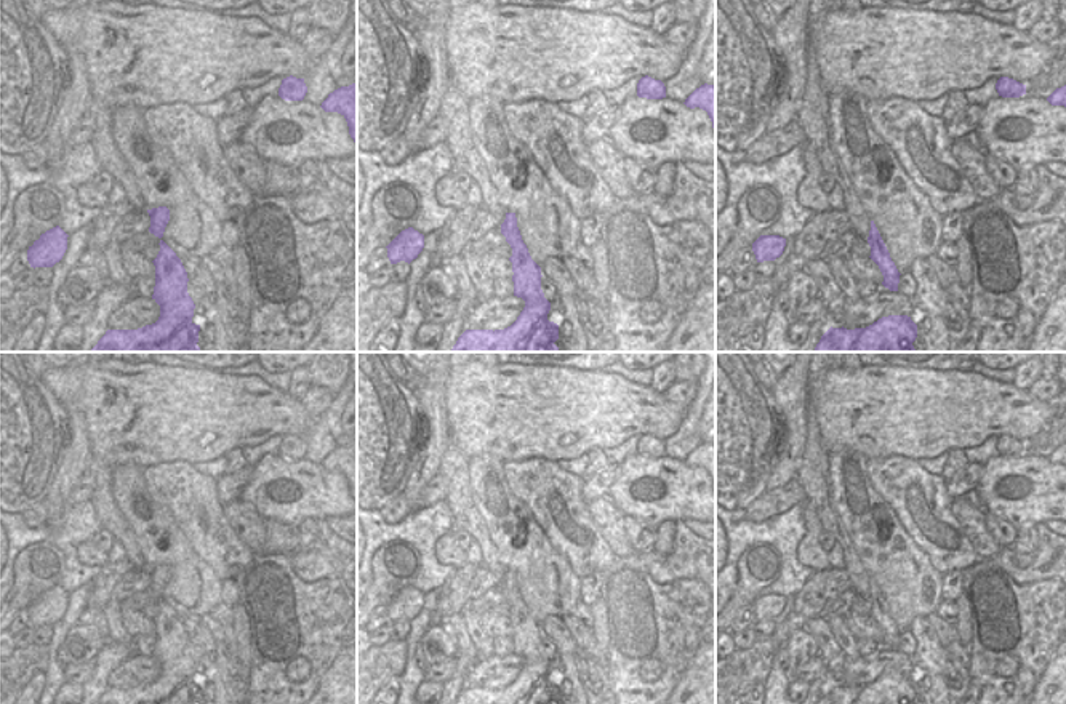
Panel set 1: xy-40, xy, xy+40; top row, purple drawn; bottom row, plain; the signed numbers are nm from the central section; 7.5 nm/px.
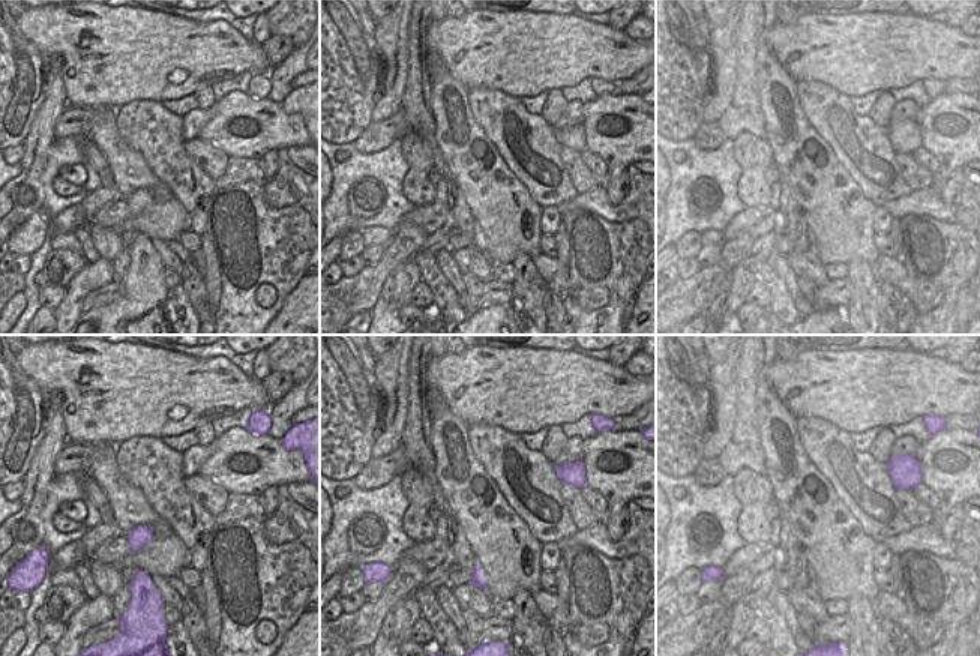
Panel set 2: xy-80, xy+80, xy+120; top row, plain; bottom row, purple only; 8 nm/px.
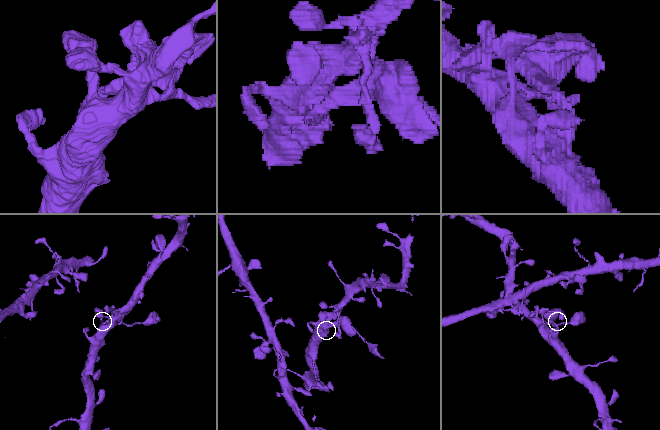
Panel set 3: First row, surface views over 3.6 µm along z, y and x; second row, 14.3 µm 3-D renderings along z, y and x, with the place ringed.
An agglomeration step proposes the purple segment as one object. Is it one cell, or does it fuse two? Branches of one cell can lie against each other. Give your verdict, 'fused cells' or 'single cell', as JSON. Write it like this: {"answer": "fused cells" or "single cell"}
{"answer": "fused cells"}

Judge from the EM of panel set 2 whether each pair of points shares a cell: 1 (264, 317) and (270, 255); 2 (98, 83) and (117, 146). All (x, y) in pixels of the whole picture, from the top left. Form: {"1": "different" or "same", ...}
{"1": "same", "2": "different"}

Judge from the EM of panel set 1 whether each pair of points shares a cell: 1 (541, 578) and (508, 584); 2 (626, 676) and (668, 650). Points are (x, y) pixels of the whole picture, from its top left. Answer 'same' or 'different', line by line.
1: different
2: same

